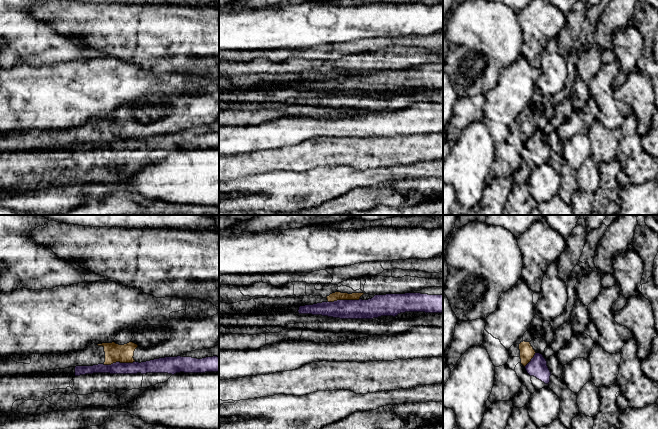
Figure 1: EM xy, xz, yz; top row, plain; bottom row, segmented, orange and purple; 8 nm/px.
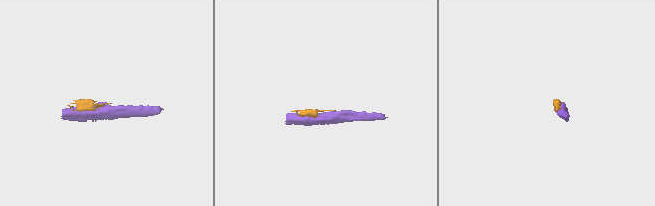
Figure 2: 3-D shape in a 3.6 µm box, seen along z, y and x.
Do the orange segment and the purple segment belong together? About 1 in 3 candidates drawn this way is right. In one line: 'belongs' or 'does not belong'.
does not belong

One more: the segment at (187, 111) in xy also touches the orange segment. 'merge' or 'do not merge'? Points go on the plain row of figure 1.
merge

